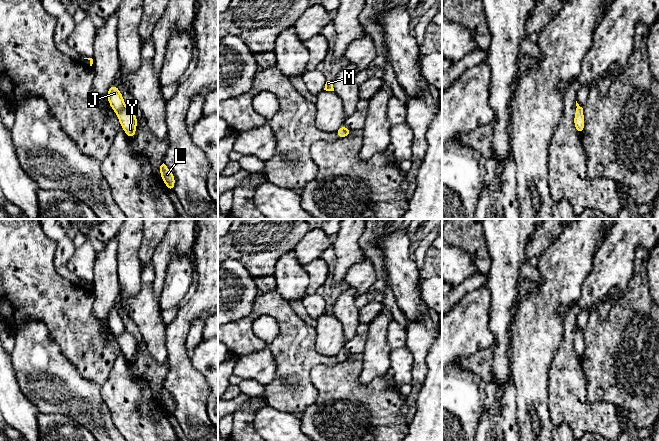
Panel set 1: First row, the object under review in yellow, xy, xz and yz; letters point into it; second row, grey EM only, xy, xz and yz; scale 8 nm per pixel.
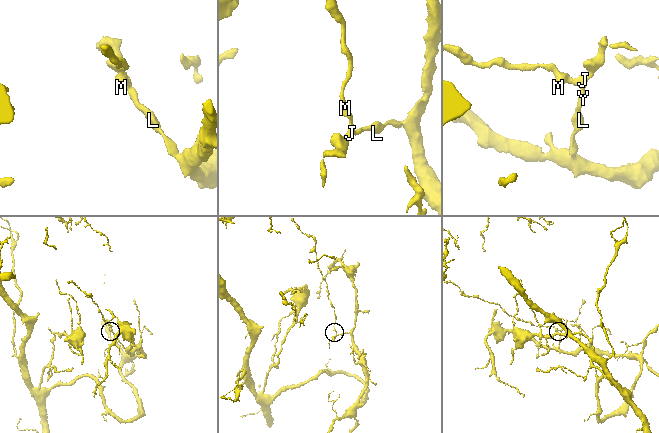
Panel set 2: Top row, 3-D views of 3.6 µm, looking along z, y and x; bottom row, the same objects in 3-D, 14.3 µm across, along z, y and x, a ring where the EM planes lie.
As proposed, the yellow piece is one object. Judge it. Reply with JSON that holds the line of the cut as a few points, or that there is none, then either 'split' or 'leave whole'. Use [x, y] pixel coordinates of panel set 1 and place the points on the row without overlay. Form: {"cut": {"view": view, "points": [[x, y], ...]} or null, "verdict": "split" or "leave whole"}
{"cut": {"view": "xy", "points": [[125, 330], [117, 337]]}, "verdict": "split"}

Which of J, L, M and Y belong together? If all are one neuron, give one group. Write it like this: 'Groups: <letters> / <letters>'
Groups: J M / L Y

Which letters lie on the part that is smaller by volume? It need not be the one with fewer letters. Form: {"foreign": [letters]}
{"foreign": ["J", "M"]}

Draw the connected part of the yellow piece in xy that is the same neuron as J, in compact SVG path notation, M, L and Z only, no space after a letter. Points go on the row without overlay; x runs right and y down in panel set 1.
M112 308L108 313L107 323L112 334L116 337L126 331L124 322L115 308Z

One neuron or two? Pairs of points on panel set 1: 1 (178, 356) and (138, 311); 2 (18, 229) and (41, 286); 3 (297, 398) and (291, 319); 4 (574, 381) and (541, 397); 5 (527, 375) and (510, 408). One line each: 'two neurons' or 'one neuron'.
1: two neurons
2: one neuron
3: one neuron
4: two neurons
5: two neurons

